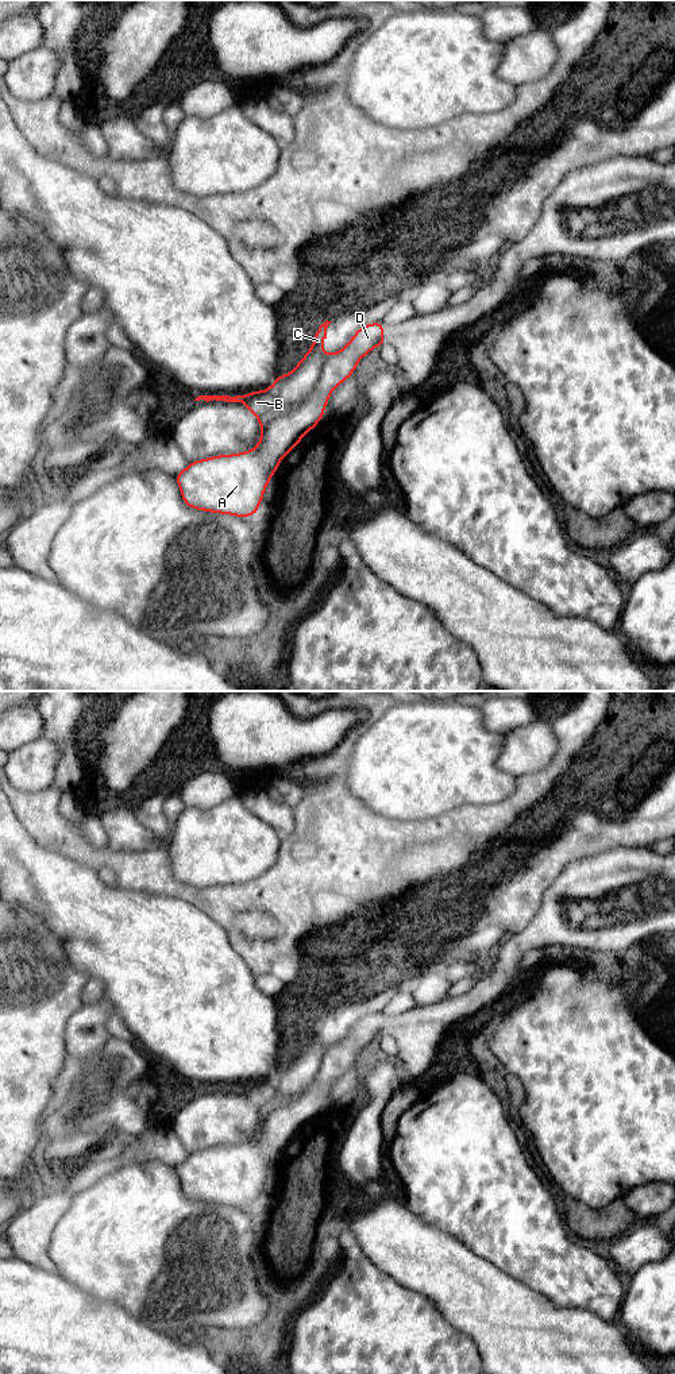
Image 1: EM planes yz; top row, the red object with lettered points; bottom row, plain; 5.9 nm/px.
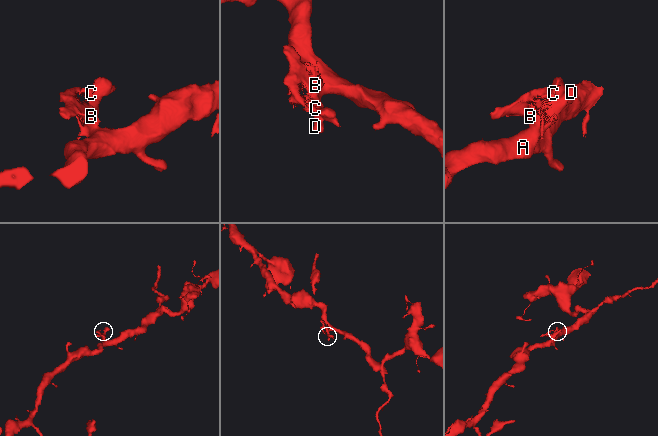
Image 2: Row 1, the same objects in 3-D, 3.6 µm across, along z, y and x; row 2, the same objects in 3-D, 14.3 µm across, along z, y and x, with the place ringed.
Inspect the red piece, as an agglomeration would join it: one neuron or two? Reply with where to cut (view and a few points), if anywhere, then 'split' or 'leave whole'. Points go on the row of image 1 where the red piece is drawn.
yz (328, 356), (313, 392), (300, 405), (274, 419), (263, 428) | split

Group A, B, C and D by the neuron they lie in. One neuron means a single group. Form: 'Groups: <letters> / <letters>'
Groups: A D / B C

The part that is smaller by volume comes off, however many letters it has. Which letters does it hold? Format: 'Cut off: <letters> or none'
Cut off: B, C

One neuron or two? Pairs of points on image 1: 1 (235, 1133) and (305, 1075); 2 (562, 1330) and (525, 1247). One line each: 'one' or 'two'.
1: two
2: two

